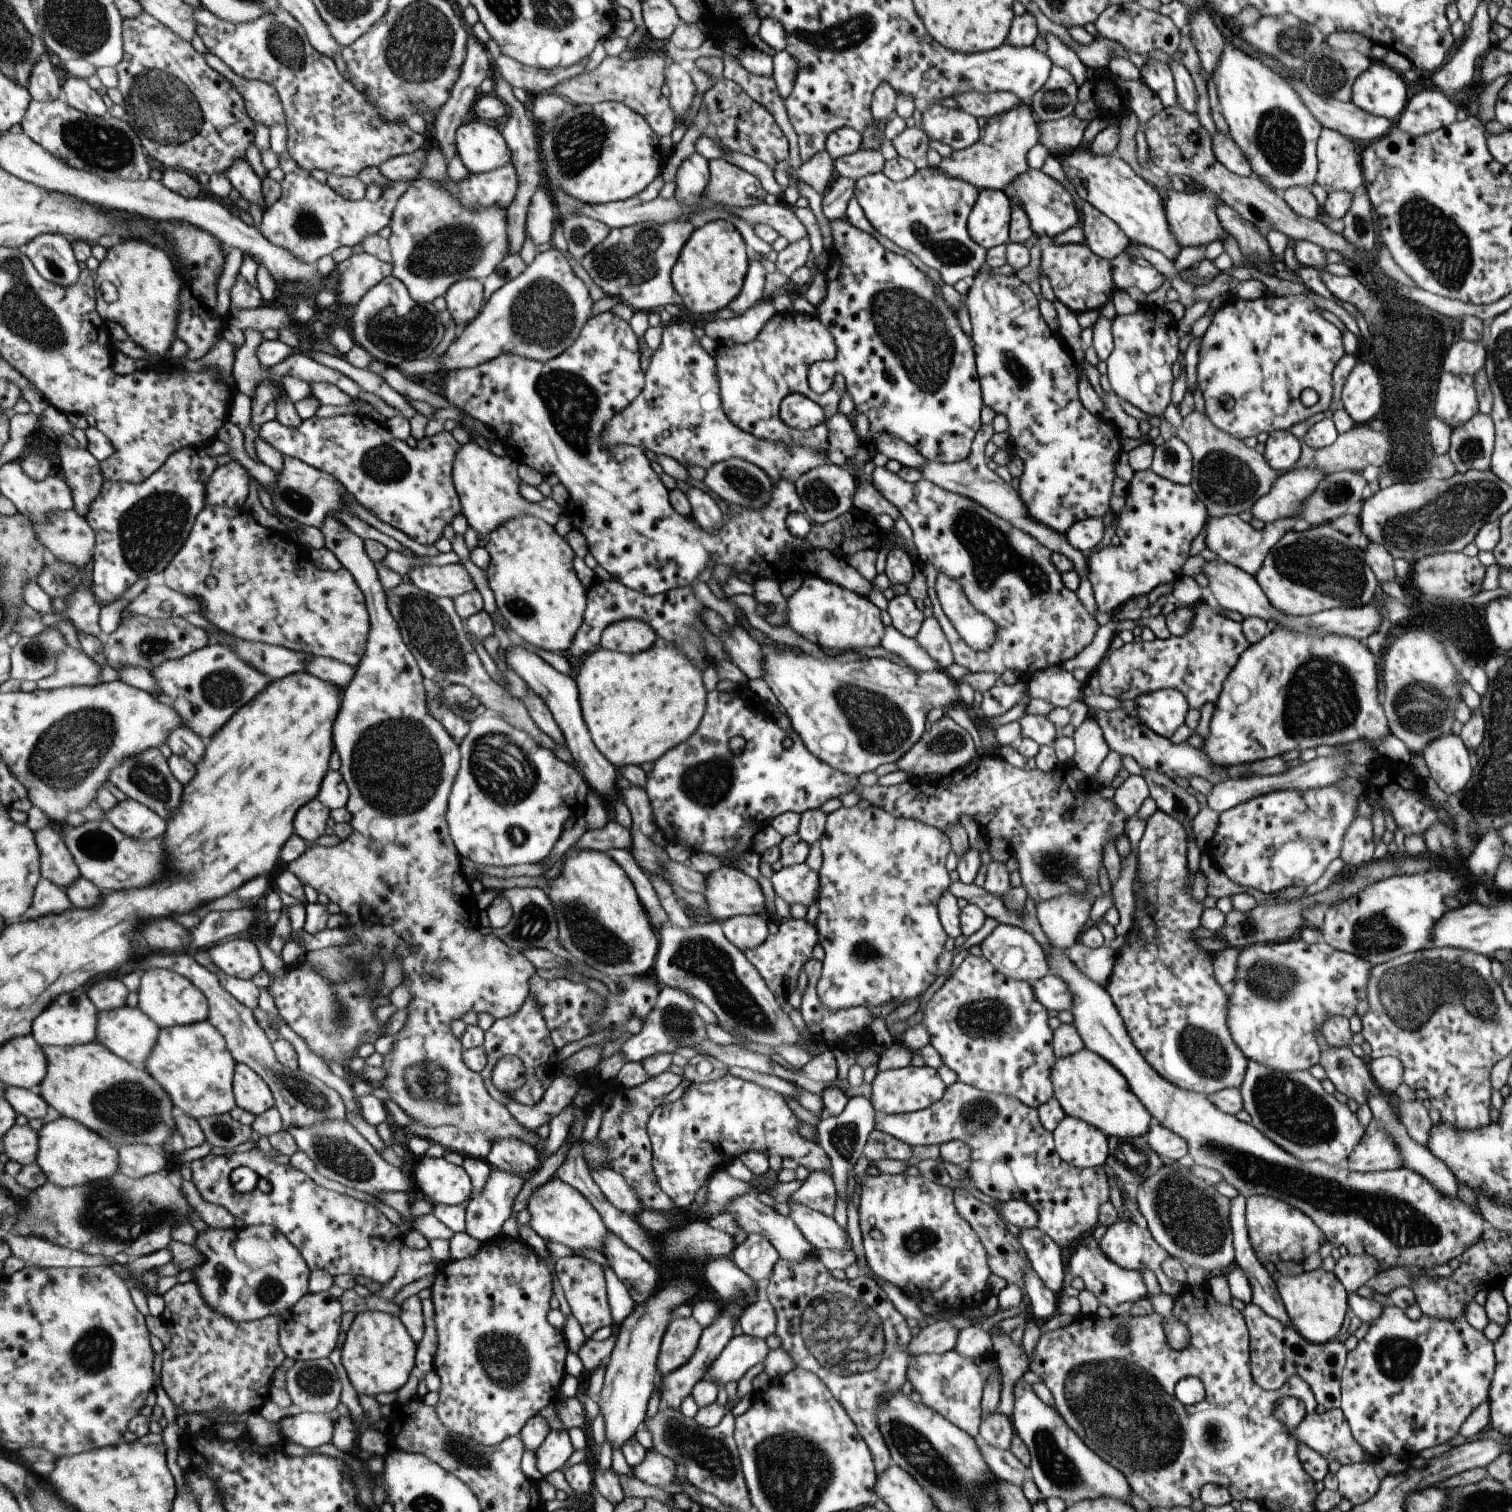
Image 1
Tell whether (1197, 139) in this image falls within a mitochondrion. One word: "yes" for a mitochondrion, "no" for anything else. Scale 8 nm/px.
no

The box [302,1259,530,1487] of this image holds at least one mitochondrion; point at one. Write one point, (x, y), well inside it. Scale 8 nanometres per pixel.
(459, 1451)

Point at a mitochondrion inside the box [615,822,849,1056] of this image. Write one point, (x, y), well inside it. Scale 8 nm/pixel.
(700, 956)

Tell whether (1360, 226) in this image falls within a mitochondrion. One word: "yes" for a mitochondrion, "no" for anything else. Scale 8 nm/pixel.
yes

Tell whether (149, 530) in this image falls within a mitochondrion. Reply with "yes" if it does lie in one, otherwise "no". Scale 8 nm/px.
yes

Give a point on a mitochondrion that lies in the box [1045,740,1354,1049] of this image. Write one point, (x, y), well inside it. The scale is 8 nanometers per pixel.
(1273, 983)

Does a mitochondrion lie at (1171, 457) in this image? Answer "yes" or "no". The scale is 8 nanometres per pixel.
yes

